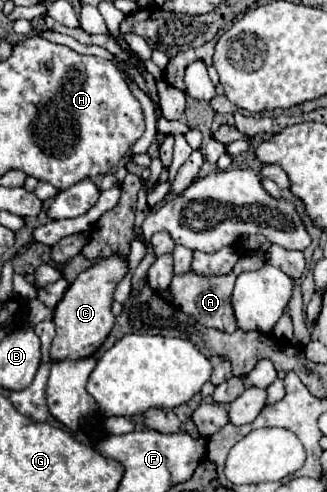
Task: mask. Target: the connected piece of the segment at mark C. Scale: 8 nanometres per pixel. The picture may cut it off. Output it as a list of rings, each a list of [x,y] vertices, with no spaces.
[[[109,256],[105,260],[99,260],[95,266],[89,270],[81,272],[75,282],[67,288],[63,300],[55,306],[53,320],[57,326],[57,336],[53,338],[49,356],[51,362],[61,362],[61,360],[81,360],[87,356],[93,356],[99,346],[105,342],[109,336],[115,316],[111,314],[111,302],[113,302],[113,290],[119,280],[127,274],[127,262],[121,260],[119,256]]]

